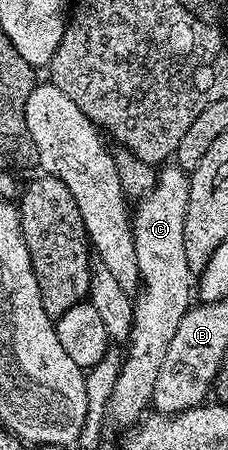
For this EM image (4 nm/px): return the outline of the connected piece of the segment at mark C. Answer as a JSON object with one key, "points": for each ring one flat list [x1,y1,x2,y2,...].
{"points":[[176,164,166,165,162,170,165,171,156,175,152,190,138,201,142,202,135,206,132,217,135,256,139,260,143,289,136,295,133,304,133,327,107,413,110,419,114,418,124,428,132,427,150,409,155,392,155,376,159,376,163,356,167,356,167,344,171,344,171,336,175,336,179,320,183,320,191,305,191,275,187,252,183,252,189,174]]}

